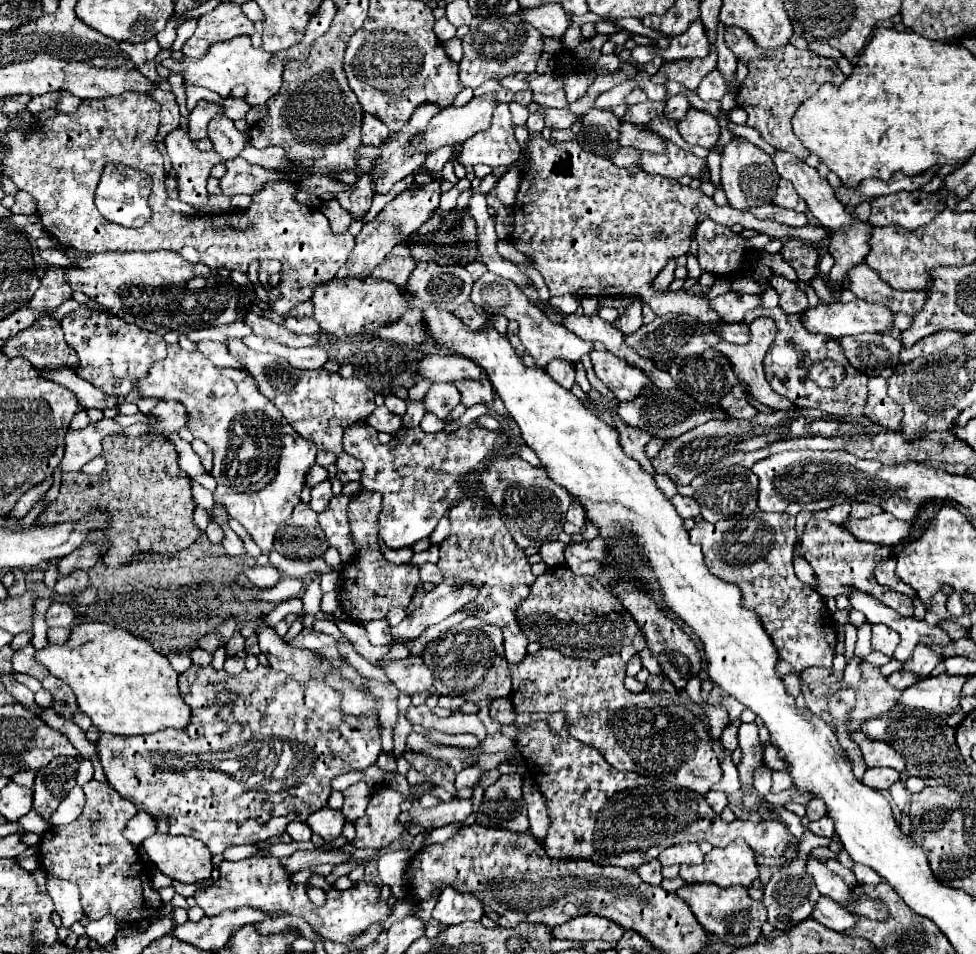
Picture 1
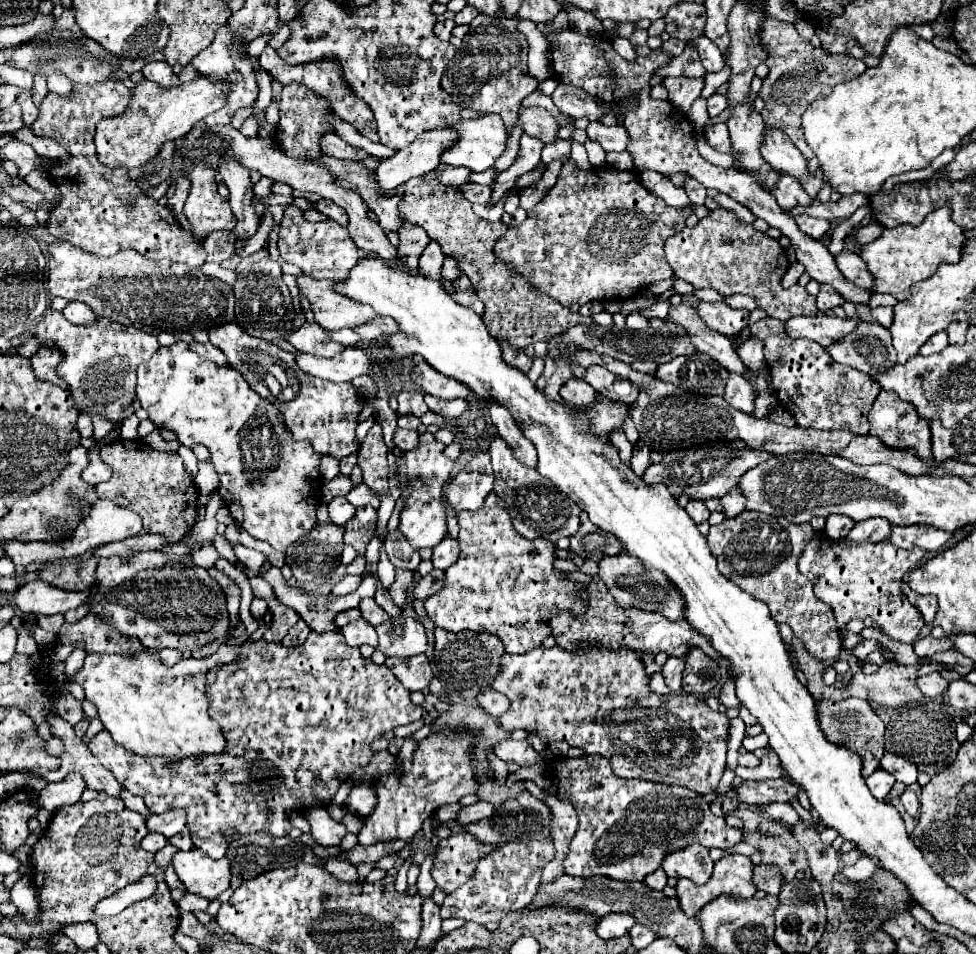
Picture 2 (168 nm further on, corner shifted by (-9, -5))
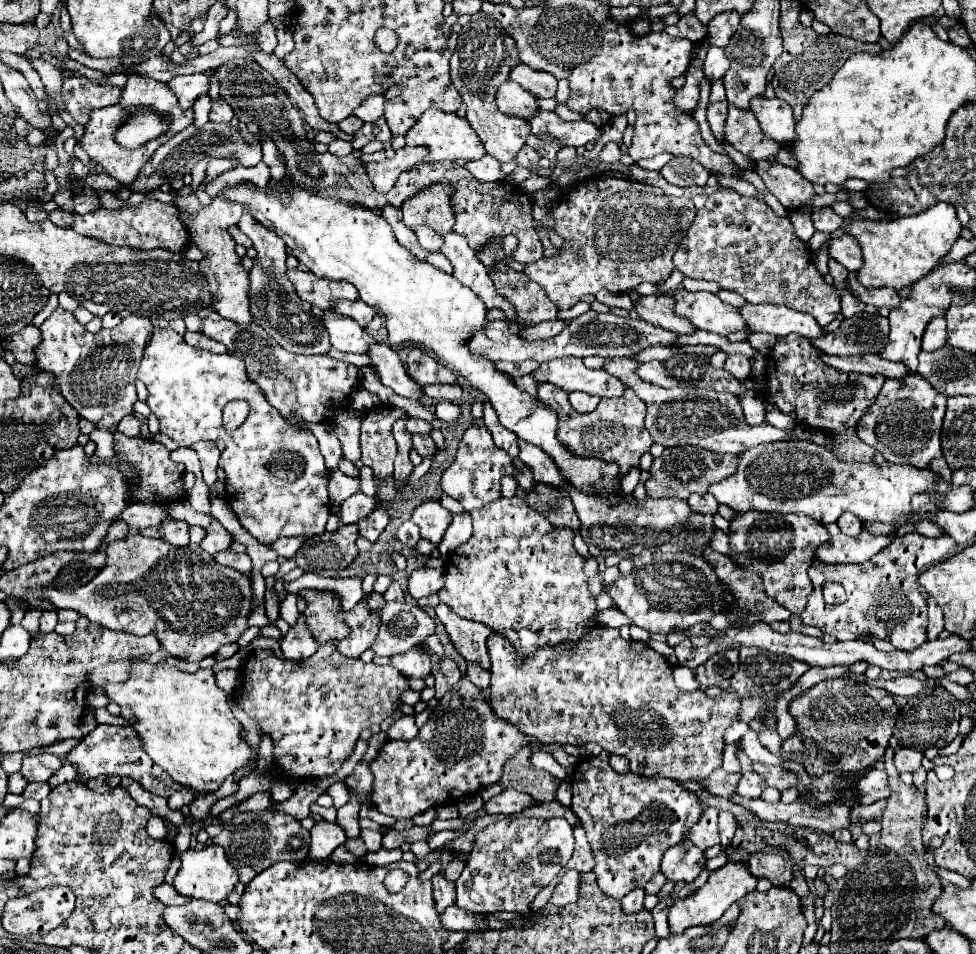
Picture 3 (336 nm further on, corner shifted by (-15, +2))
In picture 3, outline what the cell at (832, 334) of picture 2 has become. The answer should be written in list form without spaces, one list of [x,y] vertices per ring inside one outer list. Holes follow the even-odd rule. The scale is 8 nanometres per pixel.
[[[745,304],[741,312],[747,320],[747,328],[753,332],[769,332],[775,336],[787,336],[795,332],[811,340],[817,340],[827,334],[827,330],[819,326],[811,314],[795,312],[791,308],[775,304]]]

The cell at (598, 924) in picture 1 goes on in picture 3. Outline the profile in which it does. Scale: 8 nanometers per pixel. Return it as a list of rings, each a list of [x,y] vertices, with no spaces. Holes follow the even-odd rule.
[[[643,888],[635,890],[635,892],[629,892],[627,896],[621,898],[621,908],[625,914],[637,914],[643,910],[643,898],[645,898],[645,892]]]

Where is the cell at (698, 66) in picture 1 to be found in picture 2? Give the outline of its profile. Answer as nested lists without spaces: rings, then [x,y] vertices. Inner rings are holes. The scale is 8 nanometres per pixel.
[[[667,77],[663,85],[669,89],[669,101],[679,111],[687,113],[691,103],[701,95],[705,79],[689,79],[689,77]]]

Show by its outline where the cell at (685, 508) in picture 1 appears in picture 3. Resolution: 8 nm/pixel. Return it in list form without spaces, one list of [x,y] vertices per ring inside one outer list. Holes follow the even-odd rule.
[[[693,494],[687,502],[689,502],[691,510],[701,512],[701,514],[715,514],[719,506],[719,503],[711,494]]]

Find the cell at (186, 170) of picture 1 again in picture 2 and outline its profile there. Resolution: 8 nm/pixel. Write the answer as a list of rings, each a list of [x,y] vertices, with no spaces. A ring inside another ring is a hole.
[[[197,163],[197,167],[187,177],[191,181],[191,191],[185,201],[183,213],[191,225],[193,239],[203,243],[213,231],[233,231],[235,217],[227,199],[221,199],[217,193],[215,171]]]

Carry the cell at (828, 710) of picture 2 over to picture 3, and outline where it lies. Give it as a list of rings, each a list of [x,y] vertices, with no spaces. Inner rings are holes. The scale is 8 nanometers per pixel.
[[[841,676],[841,678],[823,680],[813,688],[805,690],[789,704],[789,712],[797,720],[799,728],[803,728],[803,732],[807,732],[807,736],[811,736],[815,742],[819,742],[819,748],[827,748],[829,752],[835,752],[841,758],[839,764],[831,764],[831,766],[823,764],[821,760],[815,762],[815,756],[811,756],[803,748],[799,740],[799,732],[795,732],[789,740],[783,742],[785,758],[789,758],[791,752],[803,752],[805,770],[813,776],[835,772],[835,768],[839,768],[839,772],[863,774],[871,770],[877,762],[881,762],[885,756],[895,726],[897,704],[887,690],[879,690],[867,684],[857,684]]]

